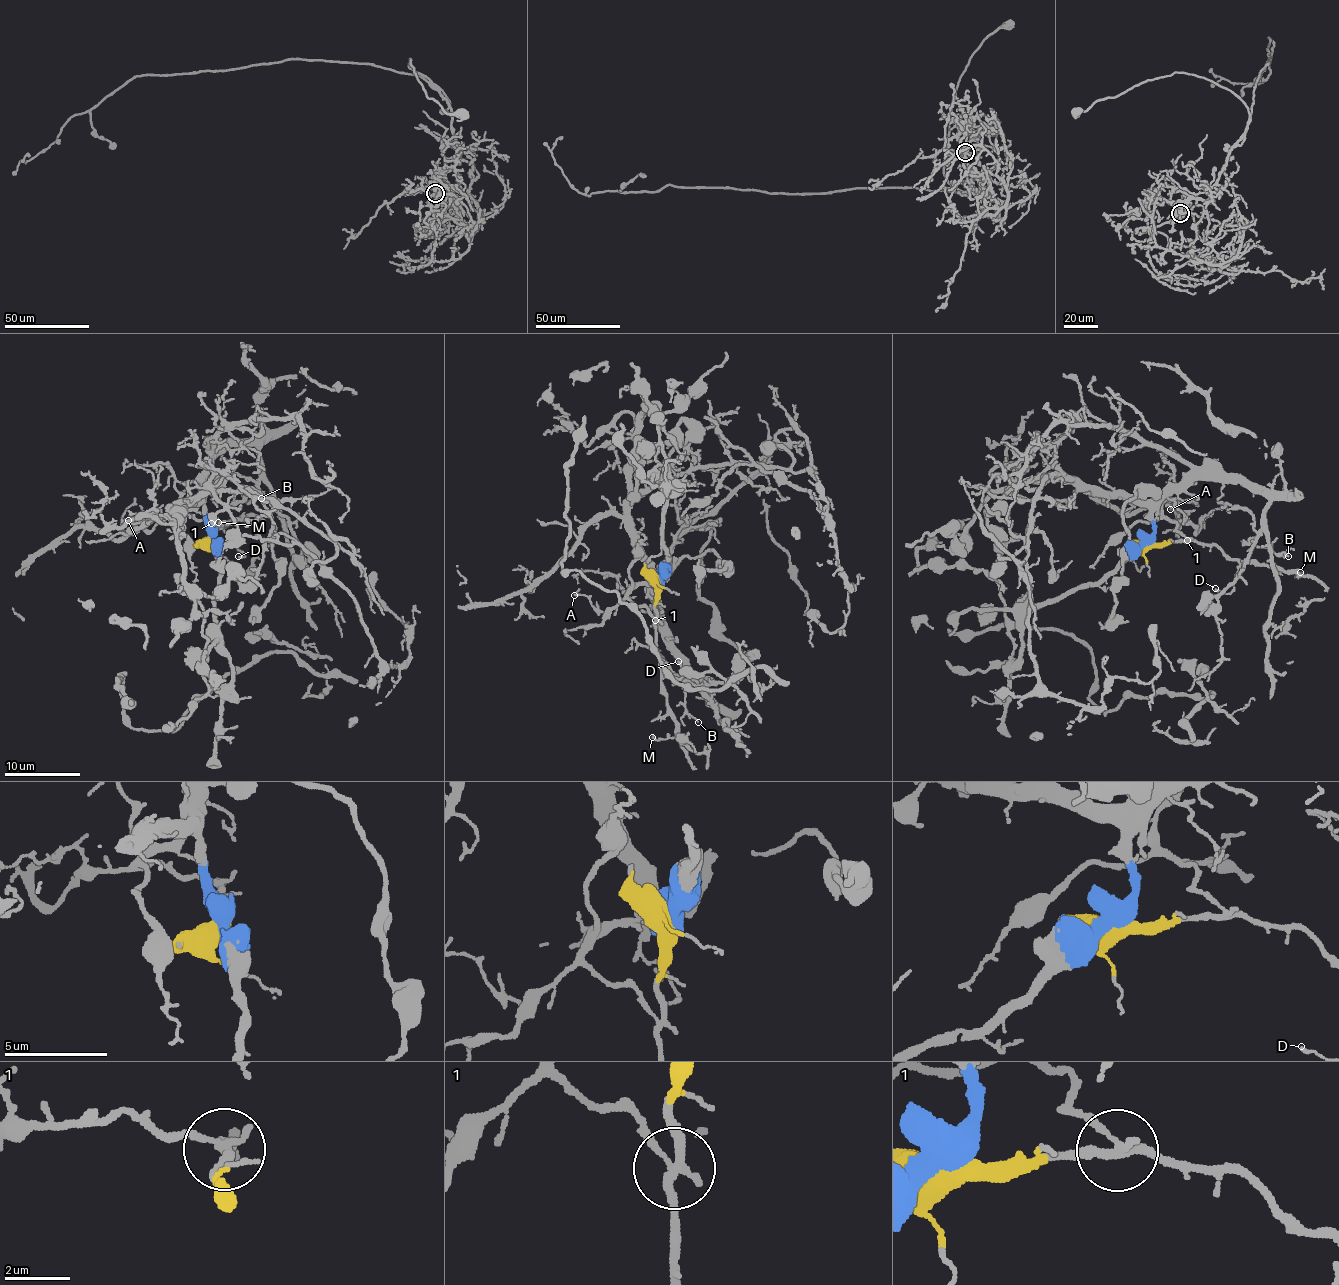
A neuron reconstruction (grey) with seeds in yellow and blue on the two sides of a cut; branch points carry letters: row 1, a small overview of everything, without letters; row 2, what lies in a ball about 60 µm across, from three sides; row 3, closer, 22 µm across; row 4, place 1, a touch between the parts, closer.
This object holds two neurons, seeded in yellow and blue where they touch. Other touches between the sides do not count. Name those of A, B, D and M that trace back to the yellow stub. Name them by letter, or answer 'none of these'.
D, M

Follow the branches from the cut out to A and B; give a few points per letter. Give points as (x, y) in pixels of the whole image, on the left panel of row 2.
A: (212, 536), (207, 520), (194, 509), (169, 518), (158, 509), (150, 513), (140, 512), (128, 521)
B: (212, 536), (204, 484), (206, 470), (220, 447), (243, 440), (257, 448), (260, 478), (246, 501), (260, 497)

